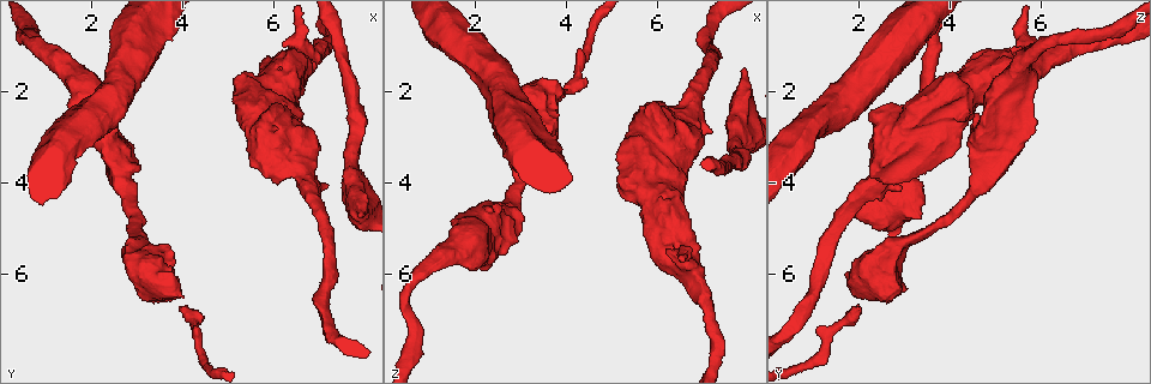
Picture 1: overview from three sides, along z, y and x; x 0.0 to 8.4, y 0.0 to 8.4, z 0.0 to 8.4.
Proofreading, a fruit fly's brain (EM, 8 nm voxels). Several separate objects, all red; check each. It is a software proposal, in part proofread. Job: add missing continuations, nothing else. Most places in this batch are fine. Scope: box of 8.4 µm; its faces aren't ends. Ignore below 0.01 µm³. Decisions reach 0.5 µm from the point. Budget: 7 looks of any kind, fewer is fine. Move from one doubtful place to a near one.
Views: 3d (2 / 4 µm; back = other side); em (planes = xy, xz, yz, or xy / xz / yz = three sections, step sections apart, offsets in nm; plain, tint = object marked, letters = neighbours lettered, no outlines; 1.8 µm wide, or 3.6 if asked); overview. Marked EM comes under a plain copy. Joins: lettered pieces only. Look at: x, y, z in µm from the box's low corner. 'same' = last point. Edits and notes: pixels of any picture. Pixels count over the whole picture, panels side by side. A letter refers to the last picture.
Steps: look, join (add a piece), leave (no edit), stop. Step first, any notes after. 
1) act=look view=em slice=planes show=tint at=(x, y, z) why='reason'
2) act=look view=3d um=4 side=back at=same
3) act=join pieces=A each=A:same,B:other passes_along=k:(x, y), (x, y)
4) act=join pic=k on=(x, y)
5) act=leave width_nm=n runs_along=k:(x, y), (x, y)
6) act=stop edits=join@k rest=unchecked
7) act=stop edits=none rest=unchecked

act=look view=em slice=xz step=16 show=tint at=(6.90, 4.20, 2.90) why='an open end'

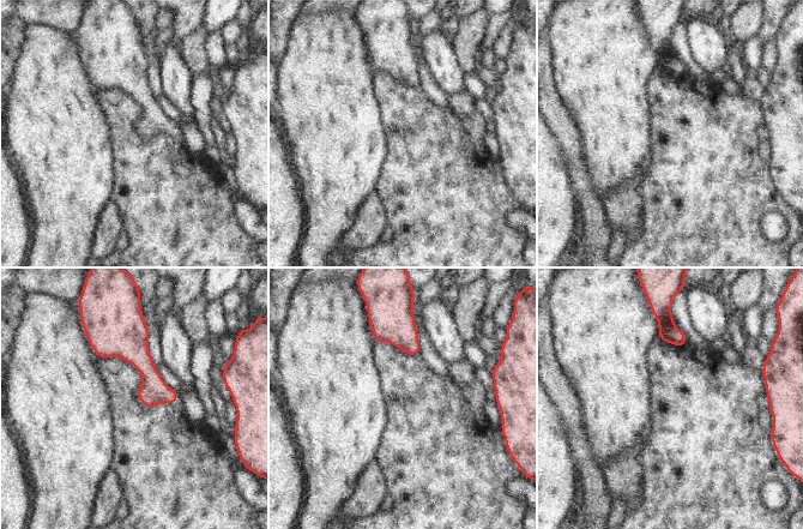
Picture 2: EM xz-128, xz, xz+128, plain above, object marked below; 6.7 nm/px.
act=look view=em slice=planes show=letters at=same

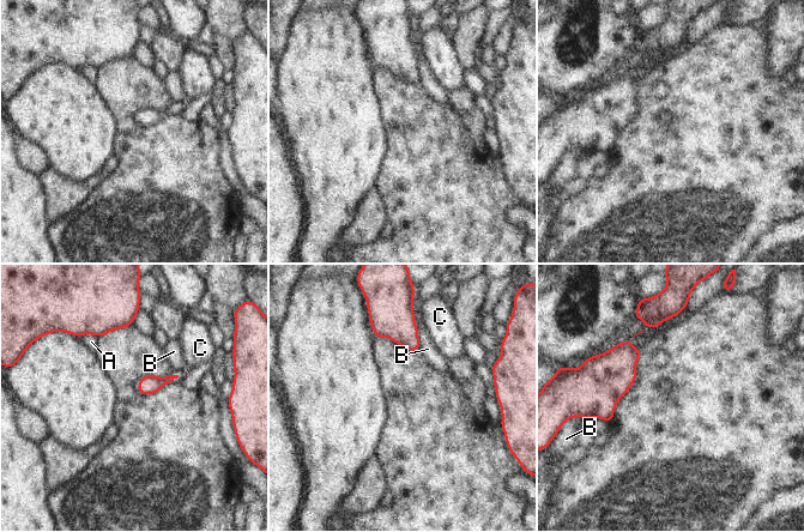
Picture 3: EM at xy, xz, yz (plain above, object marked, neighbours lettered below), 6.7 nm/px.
act=leave longest_contact=B:140nm each=A:other,B:other,C:other border=3:(417, 331), (419, 351) found='no lettered piece goes on from it'

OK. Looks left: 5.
act=look view=em slice=planes show=letters at=(7.85, 4.70, 1.50) why='branch stops here'

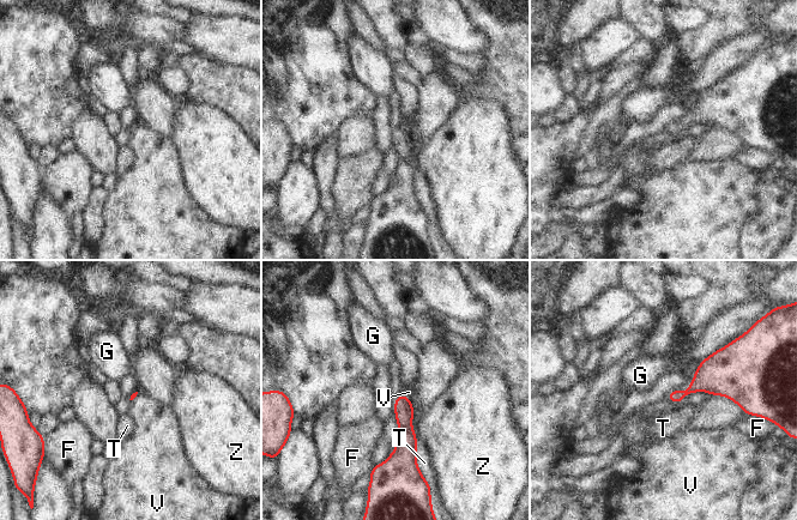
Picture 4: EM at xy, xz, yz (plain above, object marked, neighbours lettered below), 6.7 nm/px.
act=leave each=F:other,G:other,T:other,V:other,Z:other found='no lettered piece goes on from it'

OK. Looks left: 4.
act=look view=3d um=4 at=(2.70, 3.05, 5.50) why='free end'

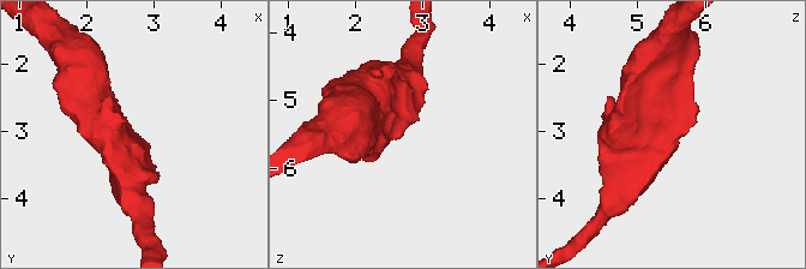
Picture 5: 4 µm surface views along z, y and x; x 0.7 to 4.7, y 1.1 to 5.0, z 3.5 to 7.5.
act=look view=em um=3.6 slice=xz step=4 show=letters at=(2.70, 3.05, 5.50) why='need the tissue'

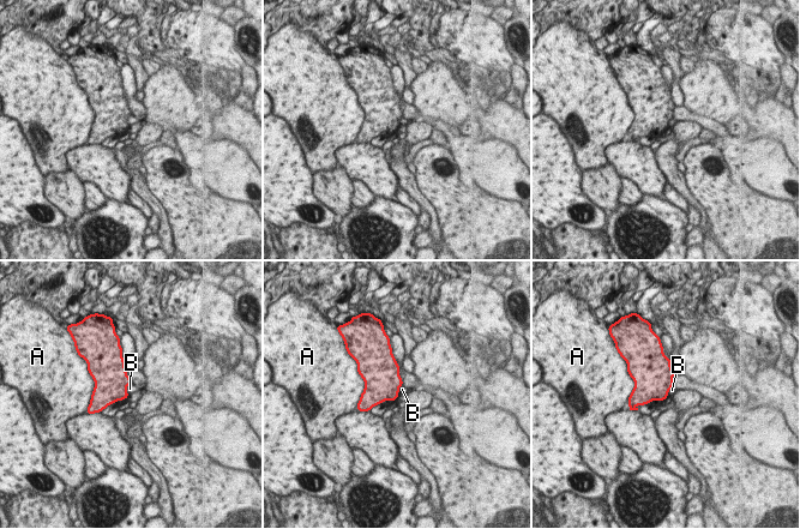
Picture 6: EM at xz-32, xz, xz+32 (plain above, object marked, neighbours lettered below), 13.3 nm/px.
act=leave longest_contact=A:400nm each=A:other,B:other found='no lettered piece goes on from it'

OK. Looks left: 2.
act=stop edits=none rest=unchecked

